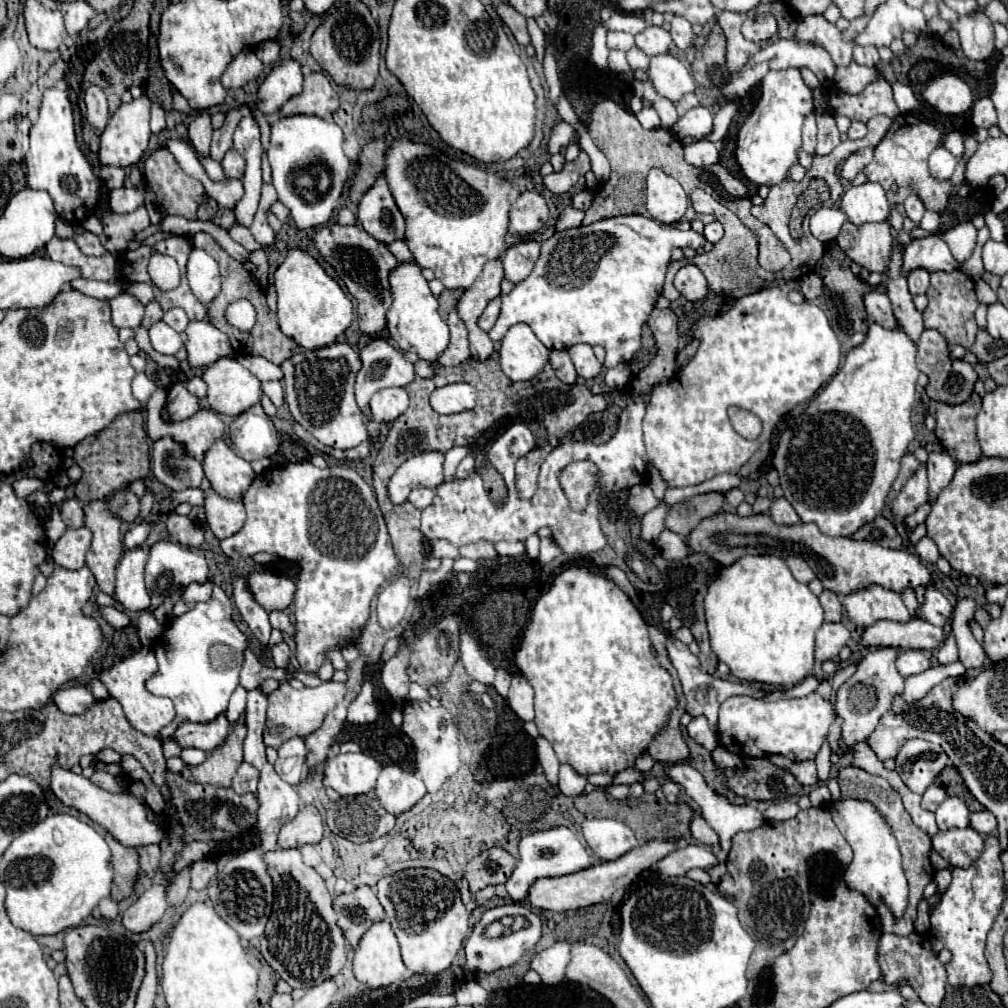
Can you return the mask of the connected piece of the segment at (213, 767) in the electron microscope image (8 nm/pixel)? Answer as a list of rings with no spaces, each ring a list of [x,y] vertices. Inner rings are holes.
[[[235,724],[233,732],[227,736],[225,744],[215,748],[207,760],[199,766],[187,766],[187,772],[183,768],[183,778],[199,784],[215,784],[221,788],[231,786],[231,780],[243,762],[243,740],[245,740],[247,728],[245,724]]]

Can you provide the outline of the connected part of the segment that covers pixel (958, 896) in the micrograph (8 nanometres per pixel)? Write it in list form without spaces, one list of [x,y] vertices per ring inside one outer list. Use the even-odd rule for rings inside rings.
[[[985,836],[983,856],[967,870],[953,868],[953,882],[949,890],[941,896],[939,904],[931,914],[931,944],[939,952],[947,948],[951,952],[951,962],[947,964],[949,986],[985,986],[991,982],[991,970],[985,960],[985,938],[991,930],[995,916],[1005,898],[1003,888],[1003,864],[1001,864],[1001,846],[997,836]]]

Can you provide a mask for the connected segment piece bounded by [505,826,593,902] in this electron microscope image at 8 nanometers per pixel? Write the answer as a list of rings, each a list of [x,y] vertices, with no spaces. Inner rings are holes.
[[[565,826],[551,828],[551,830],[539,830],[539,832],[527,834],[527,836],[523,836],[519,840],[519,846],[521,846],[519,848],[519,862],[517,862],[511,878],[505,882],[505,890],[507,890],[509,898],[513,898],[515,902],[525,902],[531,884],[535,880],[539,880],[539,878],[565,876],[565,874],[581,872],[581,870],[593,866],[593,860],[591,860],[589,852],[585,850],[585,846]]]

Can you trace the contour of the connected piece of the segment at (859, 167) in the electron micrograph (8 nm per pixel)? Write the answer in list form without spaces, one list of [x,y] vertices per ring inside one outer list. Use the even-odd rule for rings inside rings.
[[[861,148],[857,152],[853,152],[845,162],[843,162],[843,168],[841,168],[841,178],[845,180],[853,180],[859,172],[863,172],[863,168],[873,160],[873,150],[869,148]]]

